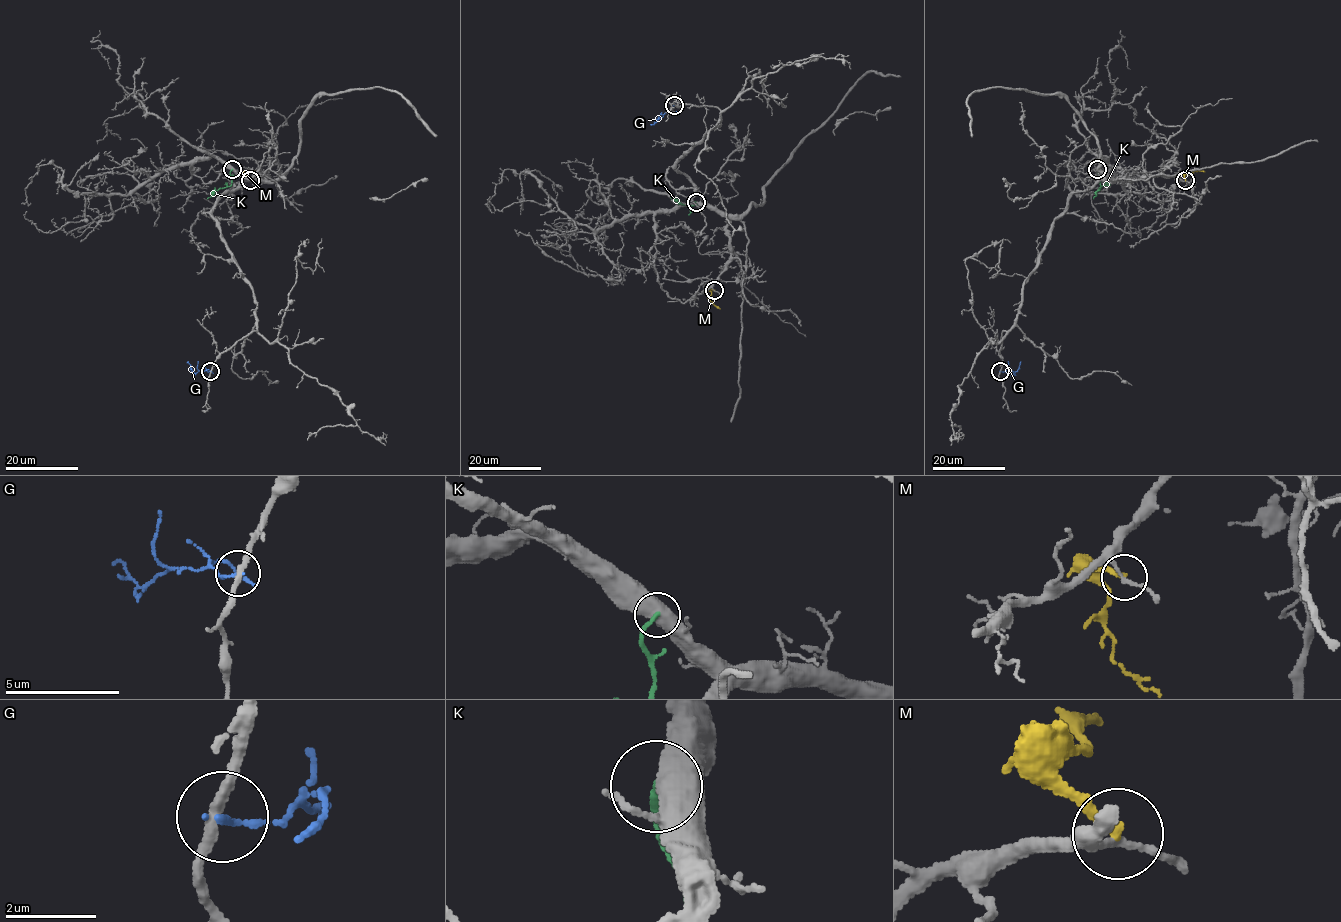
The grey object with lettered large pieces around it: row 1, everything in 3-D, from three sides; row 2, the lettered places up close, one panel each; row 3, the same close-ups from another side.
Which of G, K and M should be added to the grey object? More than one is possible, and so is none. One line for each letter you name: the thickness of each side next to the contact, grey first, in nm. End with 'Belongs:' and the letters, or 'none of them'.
Belongs: none of them

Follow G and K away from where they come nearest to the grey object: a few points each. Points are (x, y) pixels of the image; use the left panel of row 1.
G: (211, 371), (195, 373), (188, 361)
K: (232, 169), (231, 184), (215, 190), (207, 199)

